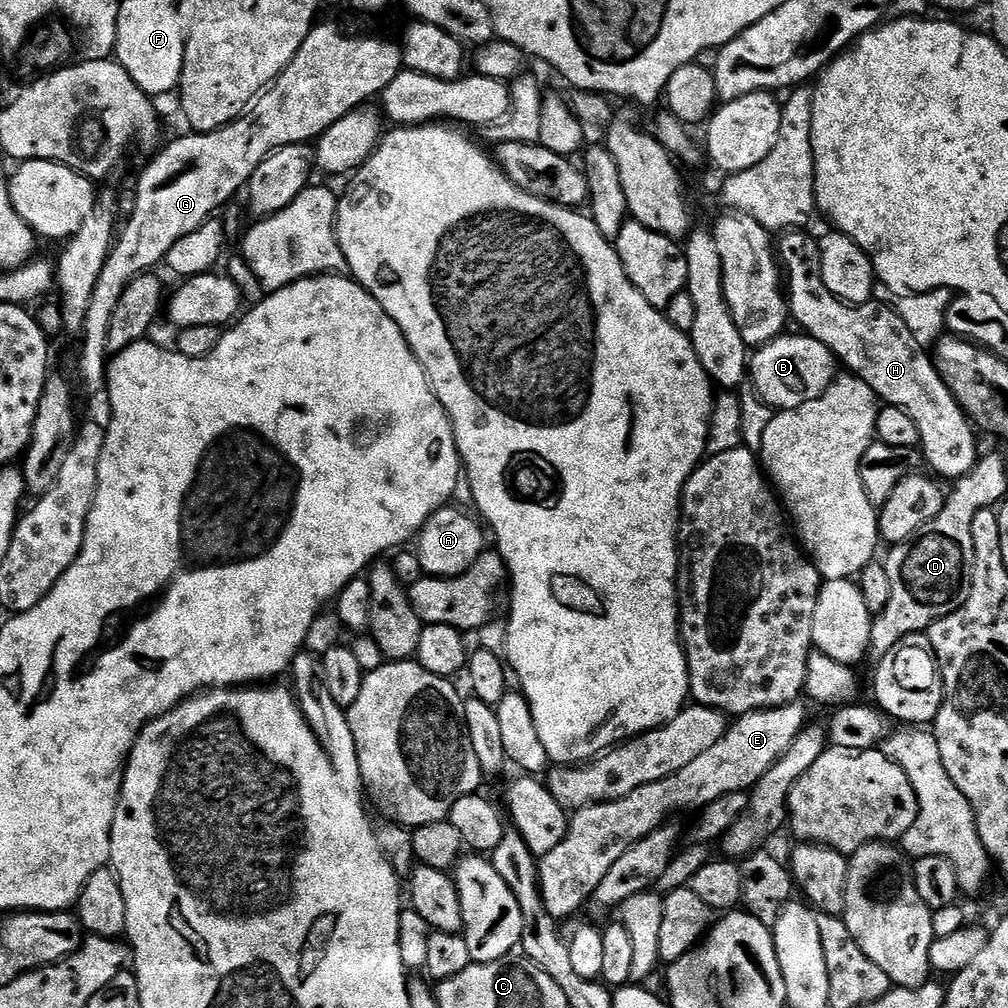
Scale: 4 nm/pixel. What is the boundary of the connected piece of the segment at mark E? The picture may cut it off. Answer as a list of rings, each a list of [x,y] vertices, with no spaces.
[[[797,702],[739,717],[722,739],[714,742],[714,746],[710,746],[710,750],[705,750],[699,758],[694,758],[690,766],[678,770],[678,774],[638,786],[638,790],[626,794],[626,798],[587,804],[579,809],[569,819],[568,832],[562,842],[538,860],[540,893],[548,913],[557,922],[564,922],[567,916],[574,915],[587,900],[595,897],[598,884],[606,878],[606,874],[610,874],[610,866],[614,866],[626,850],[642,842],[651,832],[665,827],[675,812],[695,813],[726,794],[748,792],[755,788],[804,731],[809,717],[802,705]]]

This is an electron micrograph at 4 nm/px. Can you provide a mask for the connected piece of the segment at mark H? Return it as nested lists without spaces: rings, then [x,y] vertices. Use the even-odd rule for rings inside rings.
[[[788,230],[778,240],[778,260],[786,277],[791,319],[795,323],[797,320],[807,335],[831,350],[851,375],[866,382],[885,405],[906,410],[906,414],[914,418],[914,426],[918,426],[920,448],[927,467],[929,464],[937,477],[945,476],[948,482],[959,480],[972,471],[978,459],[977,433],[940,377],[933,357],[914,342],[914,334],[910,334],[906,322],[902,322],[887,303],[846,304],[830,294],[826,282],[822,282],[819,239],[808,234],[804,230]]]

